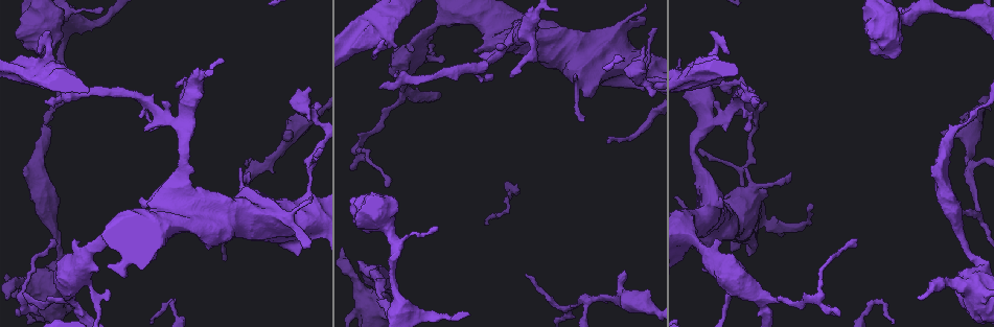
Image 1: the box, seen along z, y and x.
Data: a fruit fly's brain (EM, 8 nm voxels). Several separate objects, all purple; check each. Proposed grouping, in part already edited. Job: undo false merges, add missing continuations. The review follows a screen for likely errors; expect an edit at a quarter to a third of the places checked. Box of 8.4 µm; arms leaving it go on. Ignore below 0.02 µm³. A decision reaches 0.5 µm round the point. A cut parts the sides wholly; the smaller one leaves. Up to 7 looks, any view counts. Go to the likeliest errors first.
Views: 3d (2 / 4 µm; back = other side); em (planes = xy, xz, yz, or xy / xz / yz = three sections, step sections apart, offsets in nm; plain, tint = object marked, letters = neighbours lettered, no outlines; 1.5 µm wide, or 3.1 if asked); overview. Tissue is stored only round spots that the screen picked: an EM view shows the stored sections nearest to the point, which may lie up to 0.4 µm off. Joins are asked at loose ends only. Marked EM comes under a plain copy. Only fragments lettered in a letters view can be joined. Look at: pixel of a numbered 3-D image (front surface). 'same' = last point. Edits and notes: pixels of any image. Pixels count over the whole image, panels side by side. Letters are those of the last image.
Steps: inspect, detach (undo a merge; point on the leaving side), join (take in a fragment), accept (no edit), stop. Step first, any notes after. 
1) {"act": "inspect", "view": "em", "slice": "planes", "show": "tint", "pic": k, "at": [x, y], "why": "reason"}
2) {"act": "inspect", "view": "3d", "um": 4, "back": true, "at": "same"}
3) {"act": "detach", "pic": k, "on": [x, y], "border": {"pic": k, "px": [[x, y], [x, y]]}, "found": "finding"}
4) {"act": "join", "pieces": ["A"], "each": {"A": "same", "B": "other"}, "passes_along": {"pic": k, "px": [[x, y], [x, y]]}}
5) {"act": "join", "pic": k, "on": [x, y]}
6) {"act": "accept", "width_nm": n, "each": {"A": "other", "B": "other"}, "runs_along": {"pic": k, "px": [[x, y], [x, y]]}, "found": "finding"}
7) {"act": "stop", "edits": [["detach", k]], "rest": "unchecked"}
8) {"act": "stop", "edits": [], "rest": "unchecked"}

{"act": "inspect", "view": "em", "slice": "planes", "show": "letters", "pic": 1, "at": [289, 133], "why": "free end"}

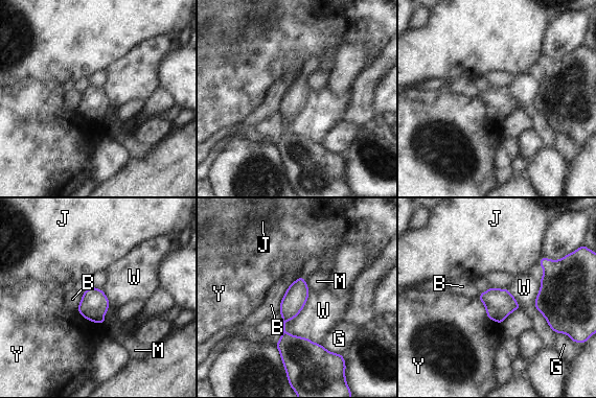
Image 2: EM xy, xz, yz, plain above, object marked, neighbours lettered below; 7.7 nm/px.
{"act": "accept", "longest_contact_nm": ["W", 400], "each": {"B": "other", "G": "other", "J": "other", "M": "other", "W": "other", "Y": "other"}, "border": {"pic": 2, "px": [[310, 293], [285, 330], [320, 344]]}, "found": "none of them fits"}

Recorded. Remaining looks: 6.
{"act": "inspect", "view": "em", "slice": "planes", "show": "letters", "pic": 1, "at": [932, 169], "why": "an open end"}

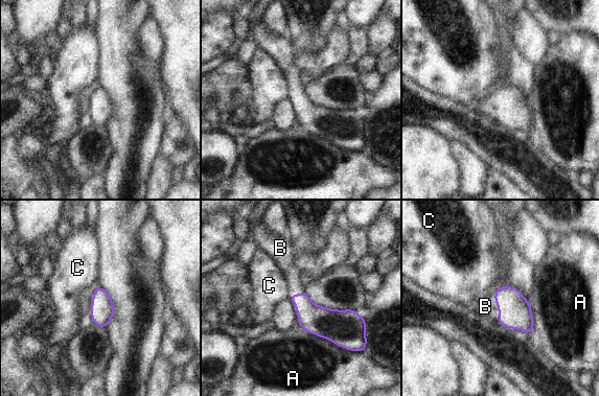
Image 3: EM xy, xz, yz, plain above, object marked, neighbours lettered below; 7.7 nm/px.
{"act": "join", "pieces": ["B"], "each": {"A": "other", "B": "same", "C": "other"}, "passes_along": {"pic": 3, "px": [[514, 311], [497, 306], [485, 306]]}, "found": "it goes on there"}

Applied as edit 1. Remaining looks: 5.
{"act": "inspect", "view": "em", "slice": "xy", "step": 4, "show": "tint", "pic": 1, "at": [809, 298]}

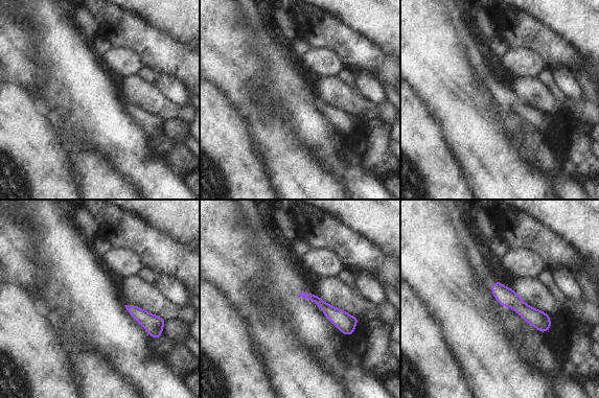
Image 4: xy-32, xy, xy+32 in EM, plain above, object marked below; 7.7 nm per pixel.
{"act": "inspect", "view": "em", "slice": "planes", "show": "tint", "at": "same", "why": "another direction"}

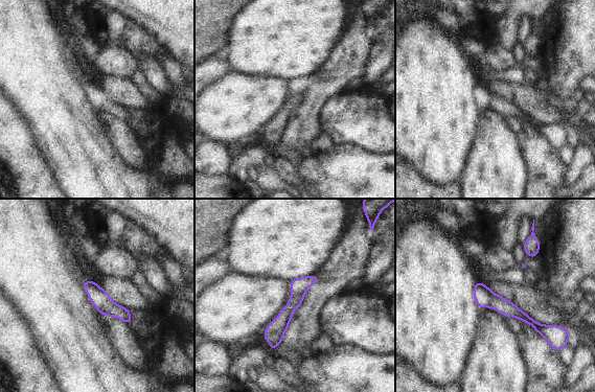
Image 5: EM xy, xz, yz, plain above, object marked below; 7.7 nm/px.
{"act": "inspect", "view": "em", "slice": "planes", "show": "letters", "at": "same"}

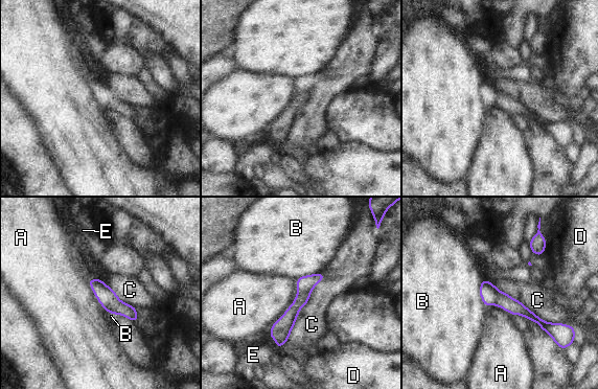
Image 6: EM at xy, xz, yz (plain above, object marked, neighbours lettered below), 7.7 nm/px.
{"act": "accept", "each": {"A": "other", "B": "other", "C": "other", "D": "other", "E": "other"}, "runs_along": {"pic": 6, "px": [[484, 282], [501, 299], [555, 329]]}, "found": "all the same neuron"}

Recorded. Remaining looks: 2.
{"act": "stop", "edits": [["join", 3]], "rest": "unchecked"}

